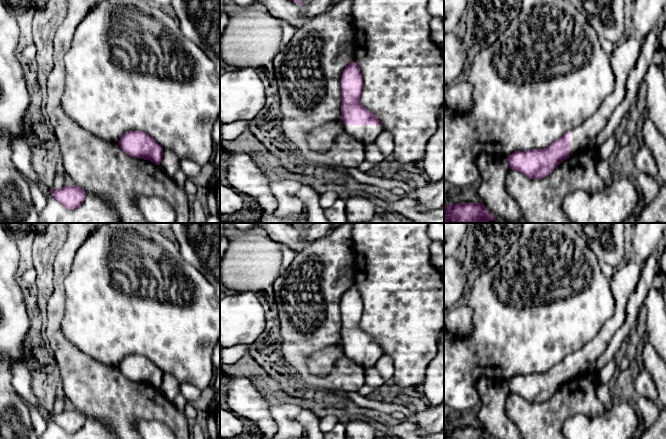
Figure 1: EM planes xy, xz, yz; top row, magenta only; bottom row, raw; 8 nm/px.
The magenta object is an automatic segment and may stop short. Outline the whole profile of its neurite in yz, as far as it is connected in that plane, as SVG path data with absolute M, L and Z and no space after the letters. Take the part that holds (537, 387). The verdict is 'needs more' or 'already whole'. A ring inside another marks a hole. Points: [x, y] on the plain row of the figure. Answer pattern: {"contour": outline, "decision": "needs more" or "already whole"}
{"contour": "M636 223L632 226L632 231L631 256L614 269L610 280L615 299L614 315L590 342L566 356L547 372L510 378L507 381L509 393L521 396L531 403L547 401L561 386L585 374L589 366L607 349L615 333L625 323L628 299L636 290L645 261L658 242L666 237L666 223Z", "decision": "needs more"}

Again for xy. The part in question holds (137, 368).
{"contour": "M128 355L118 366L121 373L129 380L149 384L160 389L163 372L152 361L141 355Z", "decision": "already whole"}

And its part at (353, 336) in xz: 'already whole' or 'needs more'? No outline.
needs more

